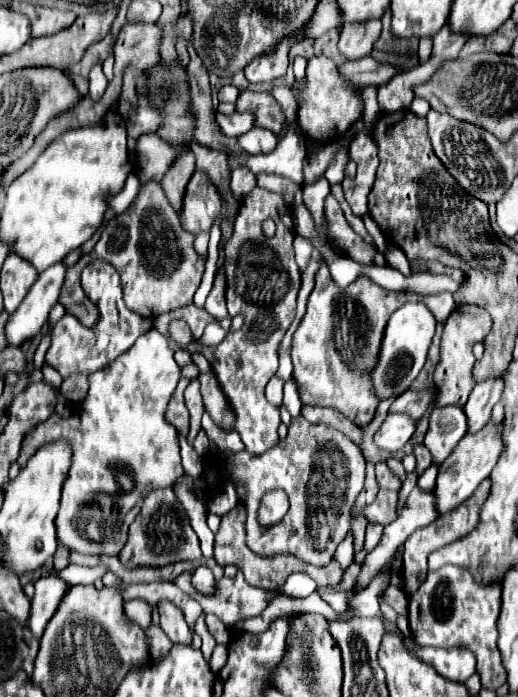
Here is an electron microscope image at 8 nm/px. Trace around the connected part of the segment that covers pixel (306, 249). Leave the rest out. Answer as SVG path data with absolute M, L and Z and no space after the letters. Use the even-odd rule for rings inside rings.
M297 236L293 244L295 244L295 254L297 254L297 264L299 264L301 272L305 272L305 268L307 268L307 262L309 262L309 258L311 258L311 252L313 252L313 246L311 246L307 240L303 240L301 236Z

